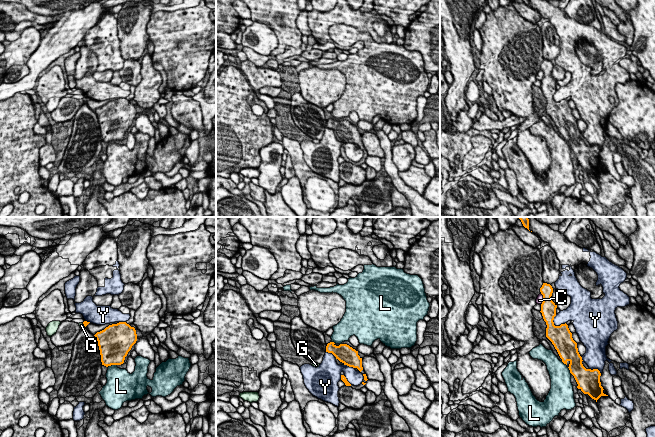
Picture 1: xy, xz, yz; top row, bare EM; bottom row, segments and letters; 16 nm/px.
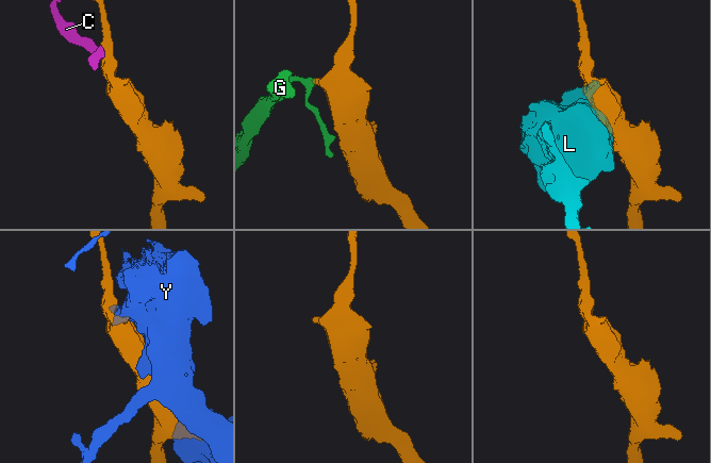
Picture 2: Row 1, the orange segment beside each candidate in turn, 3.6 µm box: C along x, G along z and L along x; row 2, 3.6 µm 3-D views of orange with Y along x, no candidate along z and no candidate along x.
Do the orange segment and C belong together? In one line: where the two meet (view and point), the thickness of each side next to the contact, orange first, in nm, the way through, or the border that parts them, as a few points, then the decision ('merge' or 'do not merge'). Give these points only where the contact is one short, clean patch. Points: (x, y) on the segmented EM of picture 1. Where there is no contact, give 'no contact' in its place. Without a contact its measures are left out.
meets orange in yz at (543, 299); 260 nm thick on the orange side, 120 nm on the other; border along yz (540, 293), (542, 295), (541, 304); do not merge

